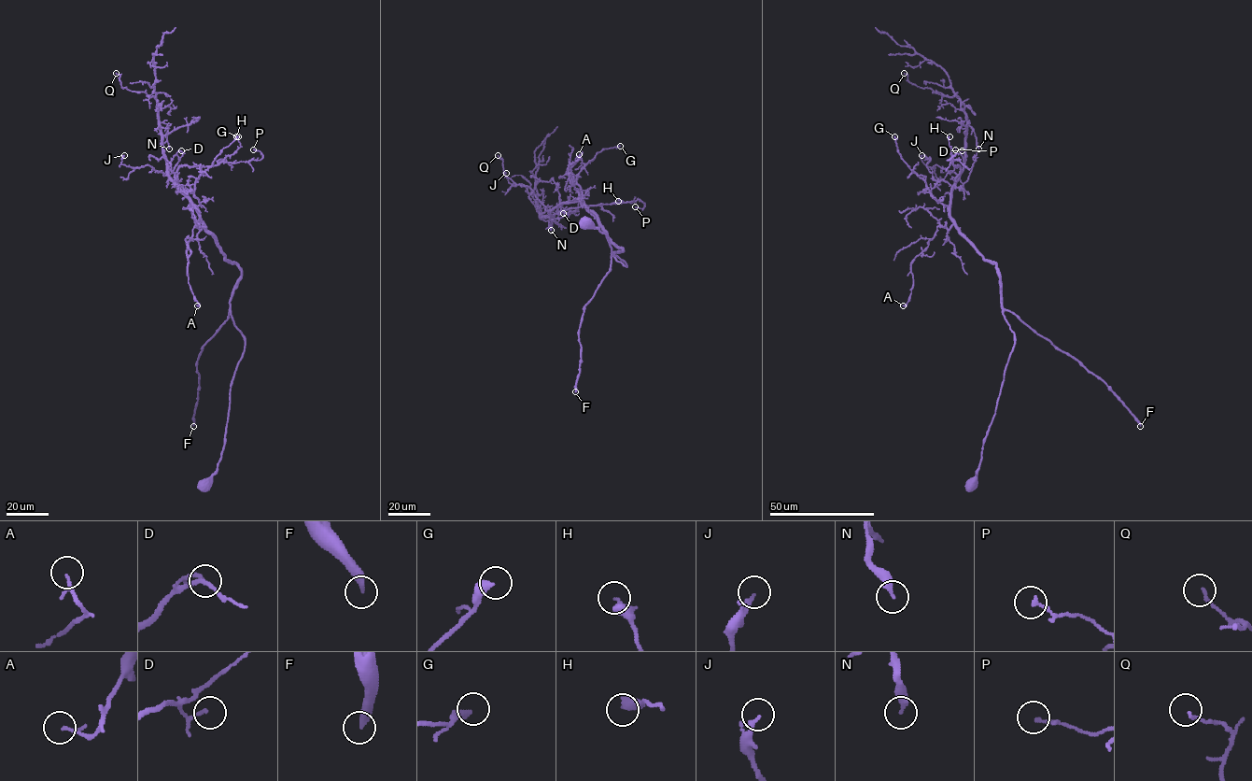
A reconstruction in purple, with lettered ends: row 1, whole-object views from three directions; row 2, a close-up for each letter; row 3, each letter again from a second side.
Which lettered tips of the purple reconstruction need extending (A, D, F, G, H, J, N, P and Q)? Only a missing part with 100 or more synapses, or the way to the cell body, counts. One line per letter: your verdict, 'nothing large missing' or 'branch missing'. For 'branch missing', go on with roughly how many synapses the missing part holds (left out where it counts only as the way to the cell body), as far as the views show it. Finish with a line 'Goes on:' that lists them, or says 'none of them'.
A: nothing large missing
D: nothing large missing
F: branch missing; 650 synapses
G: nothing large missing
H: nothing large missing
J: nothing large missing
N: nothing large missing
P: nothing large missing
Q: nothing large missing
Goes on: F

